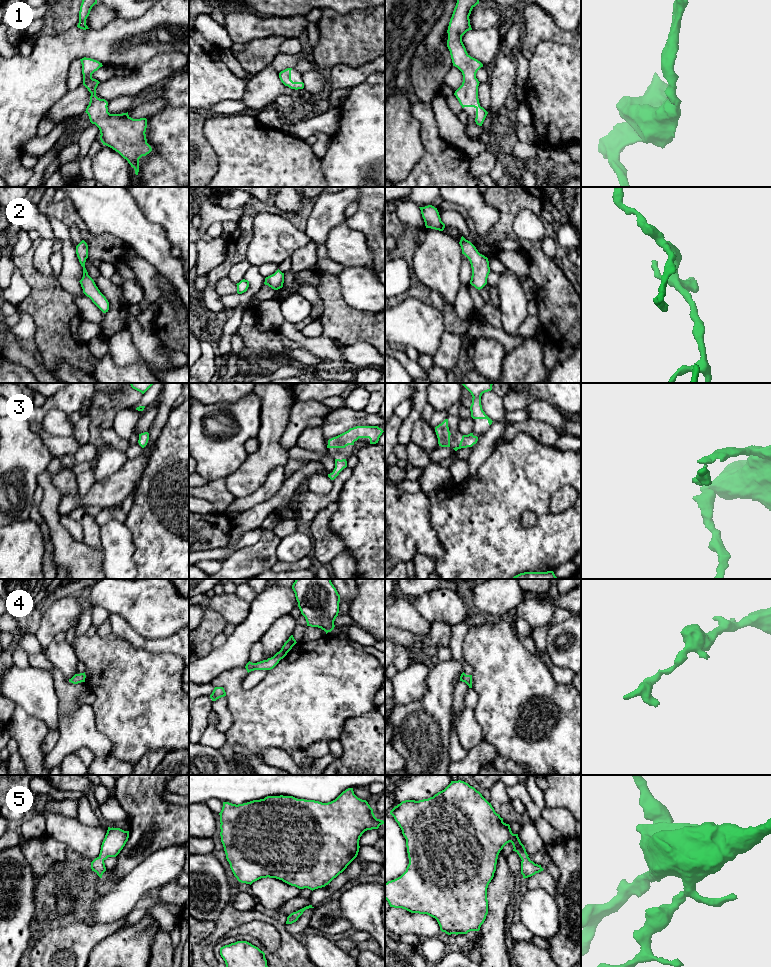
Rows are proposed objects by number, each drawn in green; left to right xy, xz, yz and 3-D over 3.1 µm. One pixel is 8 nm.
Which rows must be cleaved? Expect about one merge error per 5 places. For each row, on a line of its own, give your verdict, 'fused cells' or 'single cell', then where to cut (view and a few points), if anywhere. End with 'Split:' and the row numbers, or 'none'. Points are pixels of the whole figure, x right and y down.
1: single cell | no cut
2: single cell | no cut
3: single cell | no cut
4: single cell | no cut
5: single cell | no cut
Split: none

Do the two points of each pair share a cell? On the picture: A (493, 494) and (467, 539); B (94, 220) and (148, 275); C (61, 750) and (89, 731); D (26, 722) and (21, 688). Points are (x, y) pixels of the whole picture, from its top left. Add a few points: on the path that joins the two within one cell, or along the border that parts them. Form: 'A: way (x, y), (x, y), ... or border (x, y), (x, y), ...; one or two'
A: way (491, 505), (481, 517), (478, 528); one
B: border (128, 245), (148, 262); two
C: way (68, 743), (79, 732), (82, 732); one
D: border (16, 705), (19, 705), (26, 712), (44, 722); two

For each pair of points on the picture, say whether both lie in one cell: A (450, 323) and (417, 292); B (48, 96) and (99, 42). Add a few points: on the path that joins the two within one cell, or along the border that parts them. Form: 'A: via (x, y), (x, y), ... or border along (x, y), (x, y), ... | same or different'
A: via (448, 313), (432, 297), (427, 295) | same
B: via (48, 78), (48, 75), (81, 43) | same

